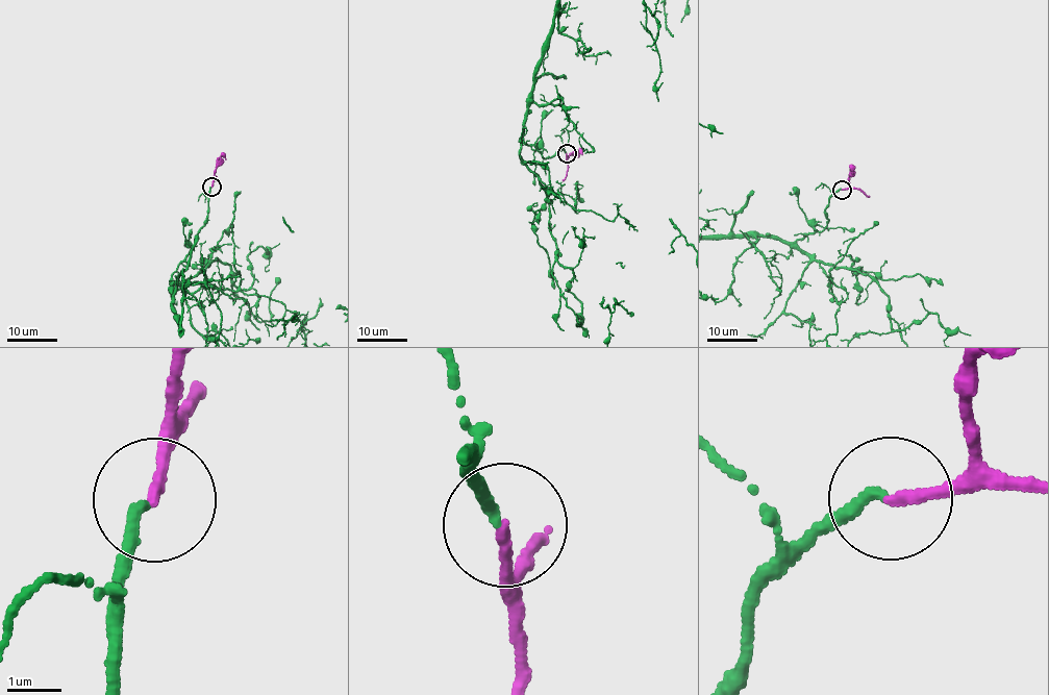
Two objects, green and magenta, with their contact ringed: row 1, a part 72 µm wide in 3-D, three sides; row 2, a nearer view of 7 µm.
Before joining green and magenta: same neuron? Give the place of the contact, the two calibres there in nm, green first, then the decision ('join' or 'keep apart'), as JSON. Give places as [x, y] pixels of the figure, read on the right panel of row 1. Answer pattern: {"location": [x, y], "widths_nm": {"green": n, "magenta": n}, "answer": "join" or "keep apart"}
{"location": [842, 190], "widths_nm": {"green": 200, "magenta": 200}, "answer": "join"}

